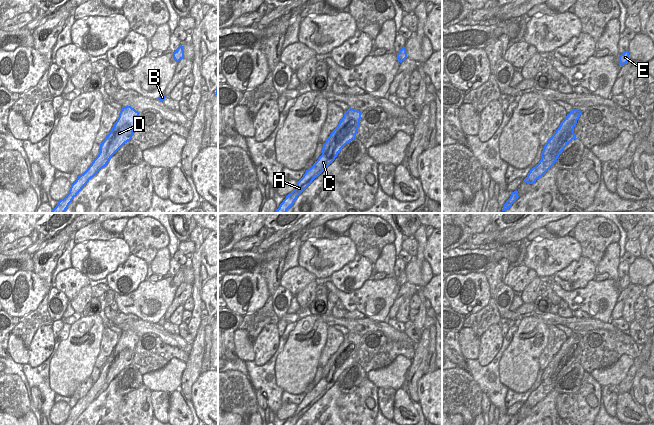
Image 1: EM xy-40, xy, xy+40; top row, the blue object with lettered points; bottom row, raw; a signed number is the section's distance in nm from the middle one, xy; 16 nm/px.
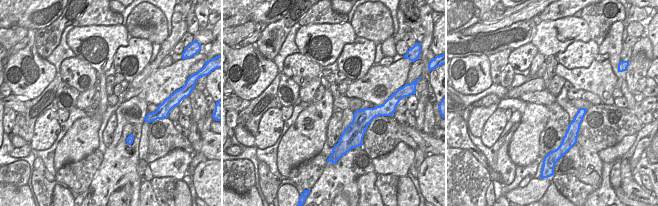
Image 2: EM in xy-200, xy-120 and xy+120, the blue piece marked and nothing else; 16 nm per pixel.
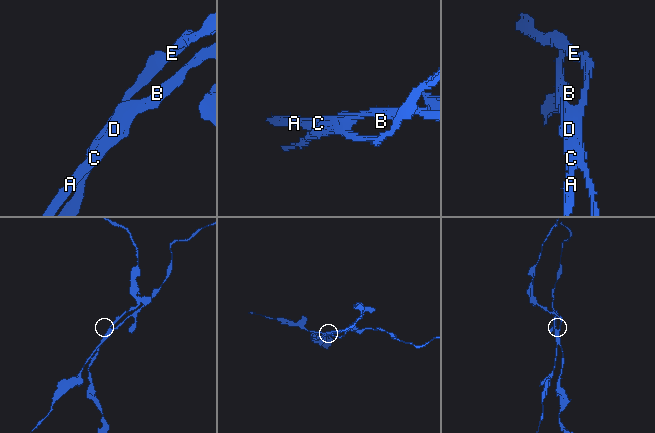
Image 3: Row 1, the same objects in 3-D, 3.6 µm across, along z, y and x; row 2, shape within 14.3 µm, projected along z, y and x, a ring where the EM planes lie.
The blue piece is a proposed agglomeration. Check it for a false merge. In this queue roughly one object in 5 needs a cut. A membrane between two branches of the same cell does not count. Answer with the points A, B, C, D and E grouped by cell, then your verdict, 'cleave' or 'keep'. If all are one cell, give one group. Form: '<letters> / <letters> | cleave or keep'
A B C D / E | cleave

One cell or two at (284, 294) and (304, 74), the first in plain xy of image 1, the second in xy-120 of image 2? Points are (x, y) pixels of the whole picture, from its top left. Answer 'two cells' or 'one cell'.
two cells

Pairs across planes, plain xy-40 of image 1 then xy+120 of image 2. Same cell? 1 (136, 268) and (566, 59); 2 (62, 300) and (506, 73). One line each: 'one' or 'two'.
1: one
2: one

